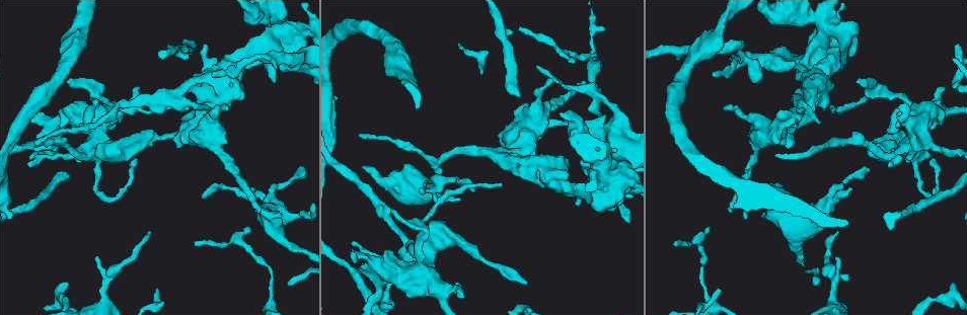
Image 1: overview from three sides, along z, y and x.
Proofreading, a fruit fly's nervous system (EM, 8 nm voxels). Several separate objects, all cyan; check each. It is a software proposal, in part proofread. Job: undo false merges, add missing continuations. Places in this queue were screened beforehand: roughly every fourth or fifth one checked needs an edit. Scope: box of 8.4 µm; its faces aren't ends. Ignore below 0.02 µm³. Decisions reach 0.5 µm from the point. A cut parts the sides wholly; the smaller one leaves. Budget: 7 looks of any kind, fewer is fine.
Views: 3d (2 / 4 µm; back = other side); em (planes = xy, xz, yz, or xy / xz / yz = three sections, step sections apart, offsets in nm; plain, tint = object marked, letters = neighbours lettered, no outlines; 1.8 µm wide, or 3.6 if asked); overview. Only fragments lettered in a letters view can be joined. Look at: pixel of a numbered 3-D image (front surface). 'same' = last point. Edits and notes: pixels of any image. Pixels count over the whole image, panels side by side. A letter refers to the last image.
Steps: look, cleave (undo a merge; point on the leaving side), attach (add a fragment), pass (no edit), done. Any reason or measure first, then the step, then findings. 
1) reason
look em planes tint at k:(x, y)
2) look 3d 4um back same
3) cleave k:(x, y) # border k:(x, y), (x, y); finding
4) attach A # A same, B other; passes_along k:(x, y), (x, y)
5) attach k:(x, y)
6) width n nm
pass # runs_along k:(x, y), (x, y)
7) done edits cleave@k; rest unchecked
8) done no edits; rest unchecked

look em planes tint at 1:(836, 288)

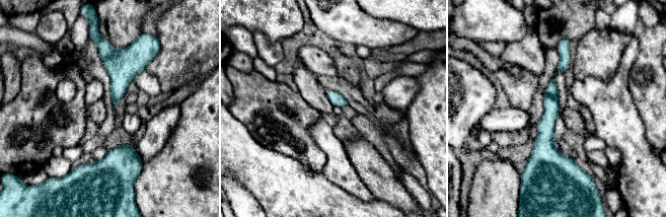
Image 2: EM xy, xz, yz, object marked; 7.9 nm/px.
look em planes letters same

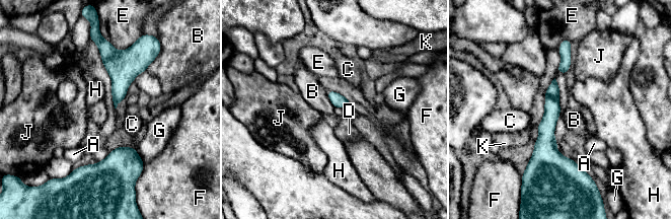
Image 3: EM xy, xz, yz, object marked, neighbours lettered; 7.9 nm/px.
pass # A other, B other, C other, D other, E other, F other, G other, H other, J other, K other; border 3:(326, 90), (326, 95), (334, 106); one neuron here

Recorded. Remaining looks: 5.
an open end
look 3d 4um at 1:(281, 218)

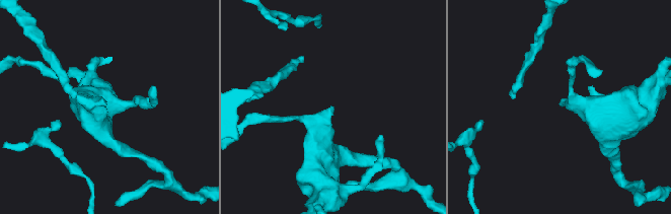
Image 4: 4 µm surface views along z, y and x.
look em 3.6um xz step 8 tint at 4:(331, 105)

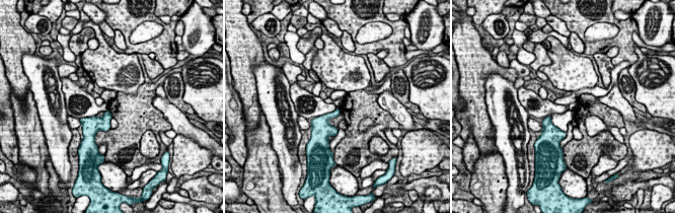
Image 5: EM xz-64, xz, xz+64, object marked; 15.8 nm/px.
another direction
look em 3.6um xy step 16 letters same

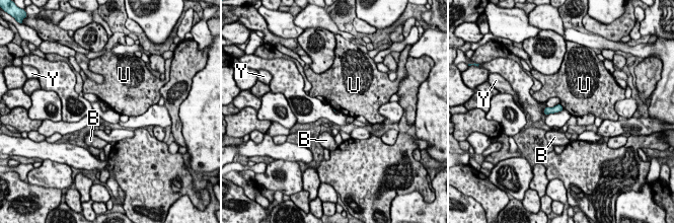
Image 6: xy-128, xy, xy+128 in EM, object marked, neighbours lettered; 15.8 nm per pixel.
pass # B other, U other, Y other; border 6:(559, 103), (564, 108); no lettered fragment goes on from it

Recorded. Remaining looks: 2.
done no edits; rest unchecked

